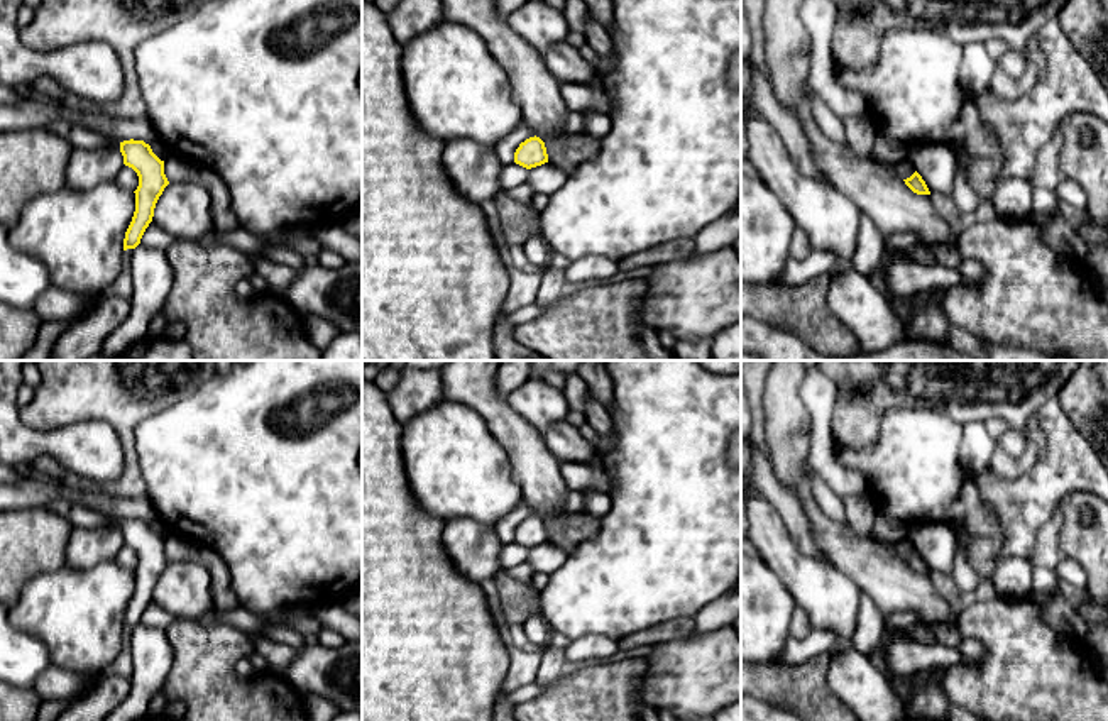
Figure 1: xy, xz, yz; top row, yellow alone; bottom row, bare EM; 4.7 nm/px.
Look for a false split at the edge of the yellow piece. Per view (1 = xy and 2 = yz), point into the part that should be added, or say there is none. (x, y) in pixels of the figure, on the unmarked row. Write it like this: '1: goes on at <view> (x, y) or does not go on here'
1: does not go on here
2: does not go on here

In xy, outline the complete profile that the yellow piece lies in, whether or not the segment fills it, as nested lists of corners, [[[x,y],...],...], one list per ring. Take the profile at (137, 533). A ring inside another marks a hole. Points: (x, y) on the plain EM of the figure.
[[[123,520],[120,521],[120,531],[123,543],[139,555],[139,565],[134,570],[135,591],[123,618],[123,630],[127,630],[140,623],[145,608],[152,601],[156,582],[169,560],[164,553],[164,540],[144,520]]]

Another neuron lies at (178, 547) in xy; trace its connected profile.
[[[171,531],[164,540],[164,553],[169,562],[193,562],[205,567],[211,577],[213,606],[222,611],[232,611],[239,606],[239,599],[232,589],[230,572],[223,559],[211,548],[184,537],[181,531]]]

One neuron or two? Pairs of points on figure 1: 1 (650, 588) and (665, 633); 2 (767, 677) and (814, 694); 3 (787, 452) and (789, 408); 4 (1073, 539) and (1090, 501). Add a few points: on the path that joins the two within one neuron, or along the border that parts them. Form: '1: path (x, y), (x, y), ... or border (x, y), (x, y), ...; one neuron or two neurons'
1: border (692, 616), (670, 618), (625, 637); two neurons
2: path (778, 684), (802, 689); one neuron
3: path (787, 442), (787, 418); one neuron
4: path (1073, 528), (1073, 511), (1080, 505); one neuron

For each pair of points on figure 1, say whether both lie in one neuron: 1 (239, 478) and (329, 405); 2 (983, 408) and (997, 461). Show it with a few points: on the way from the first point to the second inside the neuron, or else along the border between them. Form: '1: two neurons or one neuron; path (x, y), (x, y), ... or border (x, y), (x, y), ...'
1: one neuron; path (266, 478), (273, 478), (318, 432)
2: two neurons; border (1027, 439), (1025, 447), (1015, 456), (995, 442)

